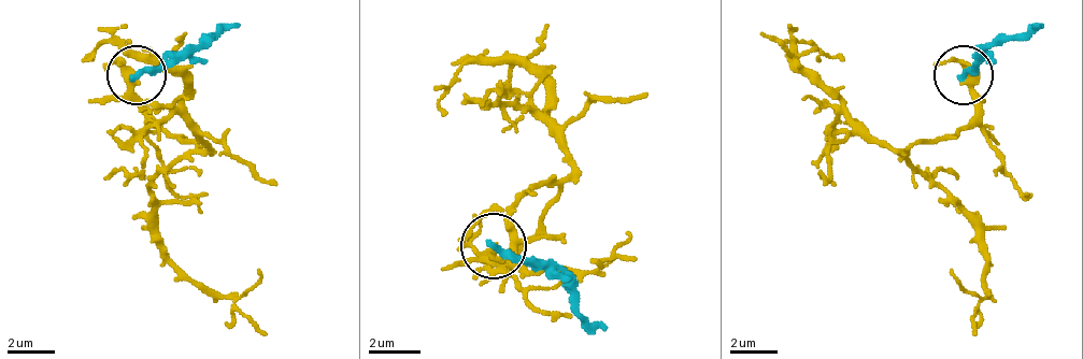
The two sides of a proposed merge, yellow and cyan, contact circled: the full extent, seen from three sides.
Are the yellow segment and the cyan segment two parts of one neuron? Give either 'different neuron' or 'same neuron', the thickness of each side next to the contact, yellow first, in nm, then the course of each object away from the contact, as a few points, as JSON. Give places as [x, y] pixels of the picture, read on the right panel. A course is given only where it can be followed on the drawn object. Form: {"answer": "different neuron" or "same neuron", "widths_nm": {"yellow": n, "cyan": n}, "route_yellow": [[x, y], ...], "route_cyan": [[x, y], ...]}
{"answer": "different neuron", "widths_nm": {"yellow": 280, "cyan": 280}, "route_yellow": [[967, 73], [973, 115], [950, 139], [920, 139], [908, 151], [967, 223], [985, 258], [985, 293], [950, 270]], "route_cyan": [[962, 73], [980, 56], [1039, 26]]}

